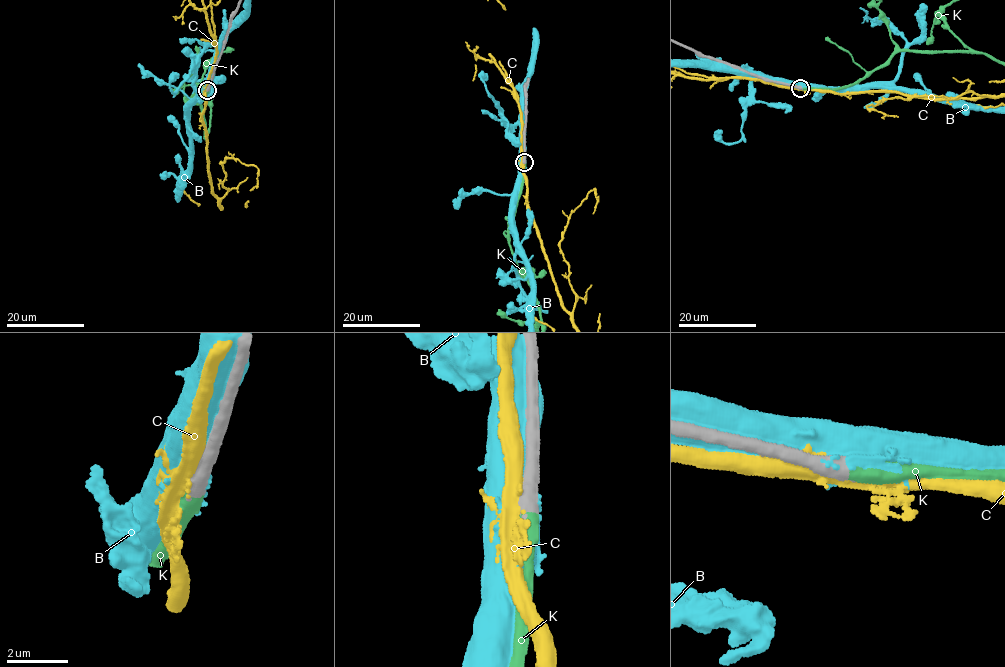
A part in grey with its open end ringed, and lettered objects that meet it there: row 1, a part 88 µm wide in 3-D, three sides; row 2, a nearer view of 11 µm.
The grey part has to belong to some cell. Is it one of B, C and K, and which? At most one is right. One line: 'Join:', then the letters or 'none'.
Join: K

